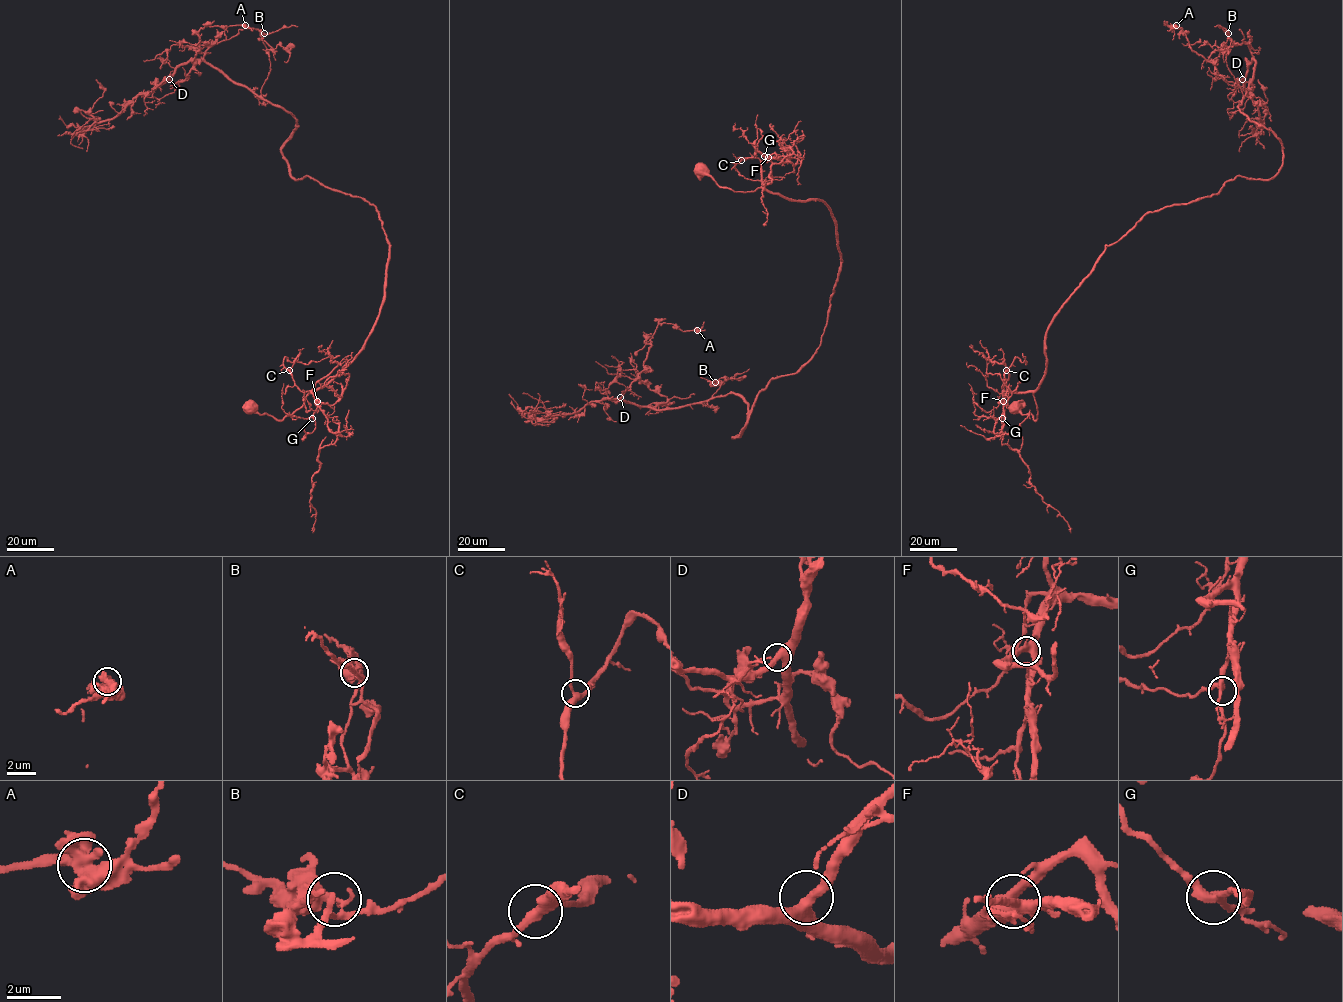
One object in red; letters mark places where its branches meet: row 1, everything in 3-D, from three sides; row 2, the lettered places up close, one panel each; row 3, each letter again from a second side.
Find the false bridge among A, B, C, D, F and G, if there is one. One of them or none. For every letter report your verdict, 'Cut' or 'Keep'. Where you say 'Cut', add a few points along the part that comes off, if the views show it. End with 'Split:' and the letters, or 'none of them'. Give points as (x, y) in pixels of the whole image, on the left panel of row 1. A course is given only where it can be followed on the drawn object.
A: Keep
B: Cut. Course of the part to remove: (264, 33), (297, 26)
C: Keep
D: Keep
F: Keep
G: Keep
Split: B

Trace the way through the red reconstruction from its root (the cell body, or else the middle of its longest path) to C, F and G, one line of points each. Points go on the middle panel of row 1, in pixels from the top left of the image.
C: (702, 170), (720, 186), (753, 192), (762, 186), (761, 161), (753, 157), (741, 160)
F: (702, 170), (720, 186), (753, 192), (762, 186), (761, 164), (768, 157)
G: (702, 170), (720, 186), (753, 192), (762, 186), (761, 164), (768, 157), (764, 156)

